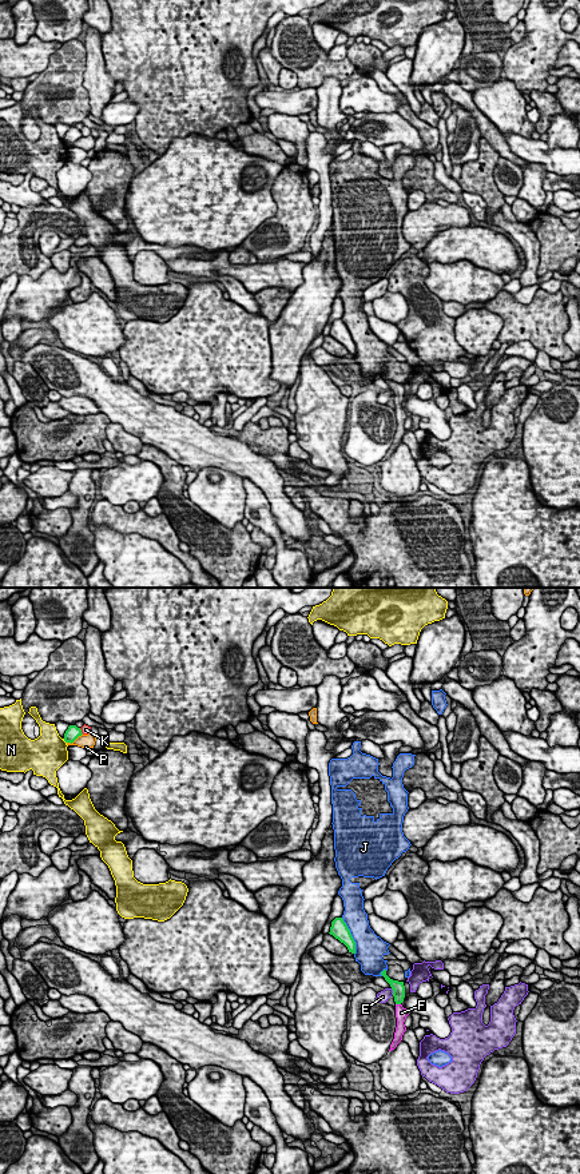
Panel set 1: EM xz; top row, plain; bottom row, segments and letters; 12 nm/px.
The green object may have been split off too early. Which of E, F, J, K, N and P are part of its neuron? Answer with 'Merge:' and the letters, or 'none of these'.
Merge: F

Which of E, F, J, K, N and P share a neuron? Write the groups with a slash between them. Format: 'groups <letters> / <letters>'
groups E / F / J / K / N / P

